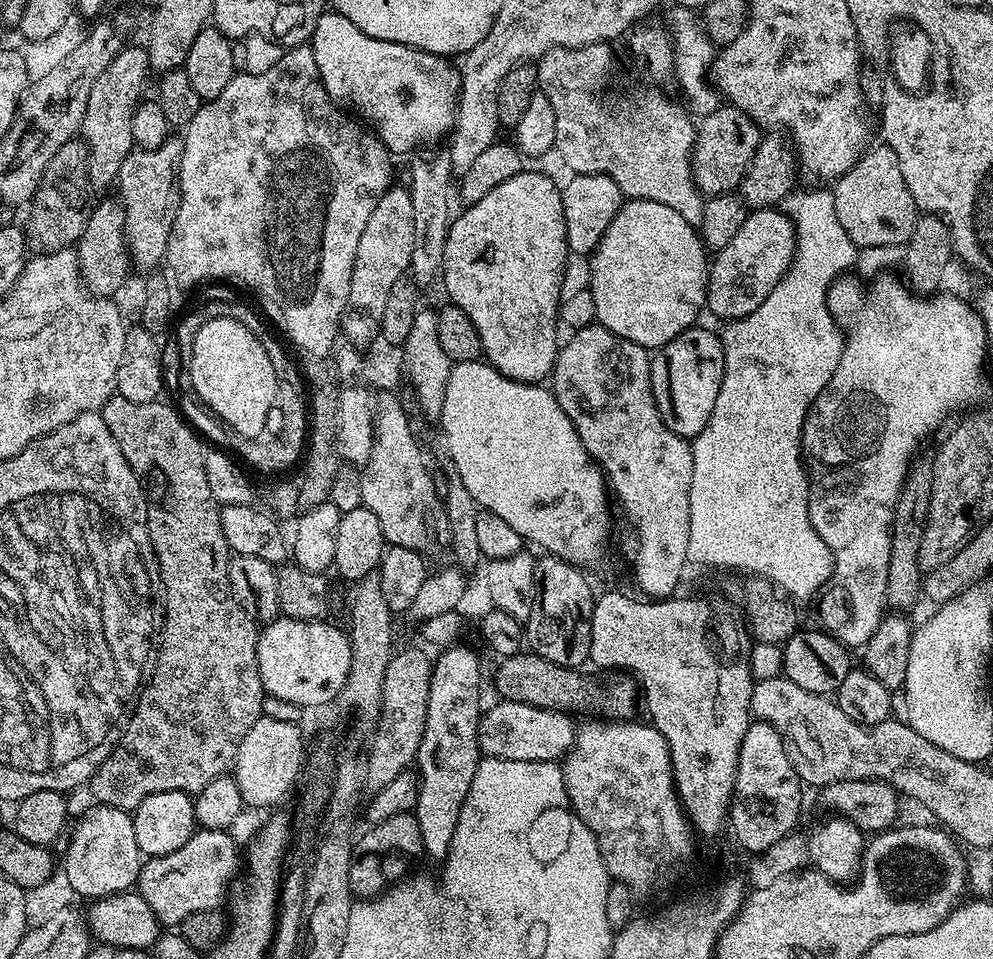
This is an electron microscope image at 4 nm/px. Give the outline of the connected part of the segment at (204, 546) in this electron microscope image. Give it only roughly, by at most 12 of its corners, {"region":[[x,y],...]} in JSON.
{"region":[[164,403],[102,409],[138,474],[156,673],[90,781],[129,813],[195,794],[264,715],[205,445]]}

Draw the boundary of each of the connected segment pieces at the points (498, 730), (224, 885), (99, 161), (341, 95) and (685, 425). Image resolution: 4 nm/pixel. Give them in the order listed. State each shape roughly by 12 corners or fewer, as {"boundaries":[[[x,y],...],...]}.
{"boundaries":[[[500,700],[485,711],[485,757],[559,761],[578,724],[567,712]],[[200,828],[143,861],[138,893],[164,926],[217,911],[242,868],[231,831]],[[126,46],[90,86],[87,183],[112,188],[134,151],[148,49]],[[320,13],[326,94],[389,153],[443,141],[460,70]],[[693,326],[651,357],[662,422],[694,438],[714,414],[724,348]]]}

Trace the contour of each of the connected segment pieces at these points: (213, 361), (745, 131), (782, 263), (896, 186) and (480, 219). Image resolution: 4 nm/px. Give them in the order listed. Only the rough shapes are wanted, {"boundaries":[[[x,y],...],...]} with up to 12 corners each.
{"boundaries":[[[240,321],[190,341],[188,380],[237,437],[259,434],[274,368]],[[742,110],[705,114],[692,180],[705,198],[739,189],[762,135]],[[745,215],[711,257],[707,311],[754,314],[792,267],[796,227]],[[873,143],[831,185],[860,250],[907,244],[918,219],[898,154]],[[525,170],[448,225],[442,282],[482,356],[556,365],[561,185]]]}

